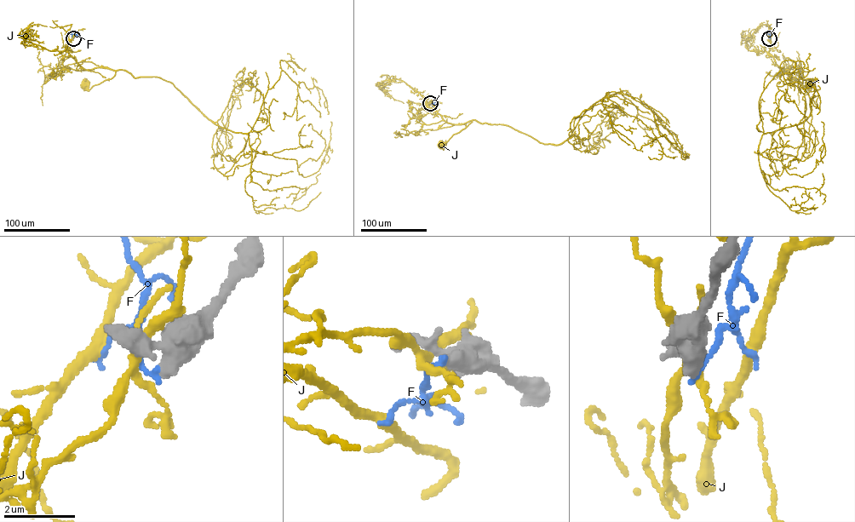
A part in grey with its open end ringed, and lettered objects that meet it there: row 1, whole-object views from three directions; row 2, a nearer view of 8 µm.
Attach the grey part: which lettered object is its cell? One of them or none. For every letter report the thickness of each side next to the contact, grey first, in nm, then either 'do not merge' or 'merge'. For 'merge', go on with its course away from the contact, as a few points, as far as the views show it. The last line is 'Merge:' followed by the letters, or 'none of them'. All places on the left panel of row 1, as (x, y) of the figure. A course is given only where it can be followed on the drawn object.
F: calibres 440 and 150 nm; do not merge
J: calibres 360 and 260 nm; do not merge
Merge: none of them

